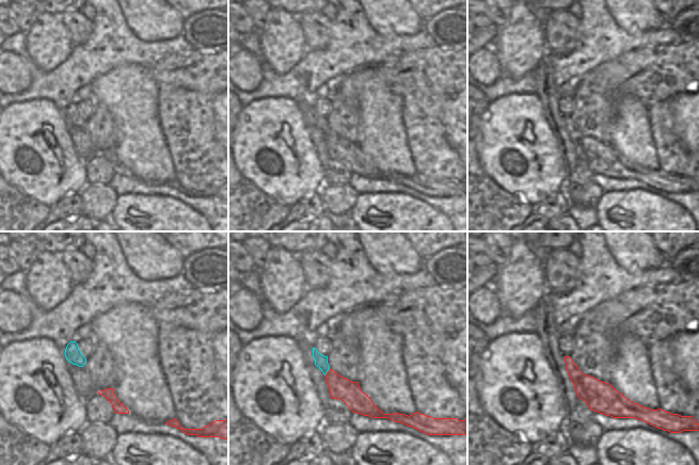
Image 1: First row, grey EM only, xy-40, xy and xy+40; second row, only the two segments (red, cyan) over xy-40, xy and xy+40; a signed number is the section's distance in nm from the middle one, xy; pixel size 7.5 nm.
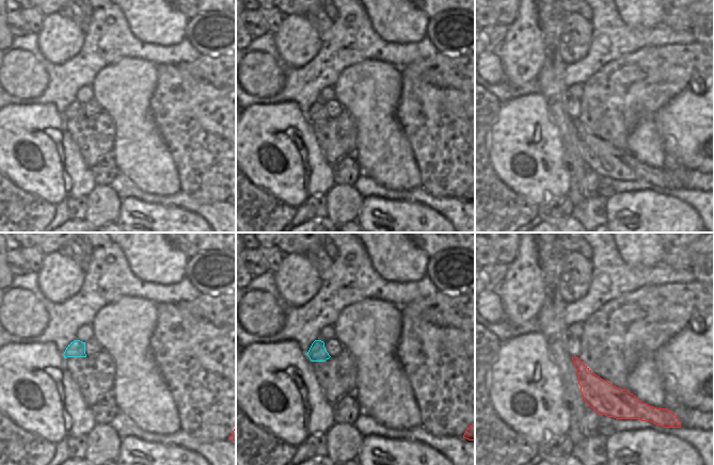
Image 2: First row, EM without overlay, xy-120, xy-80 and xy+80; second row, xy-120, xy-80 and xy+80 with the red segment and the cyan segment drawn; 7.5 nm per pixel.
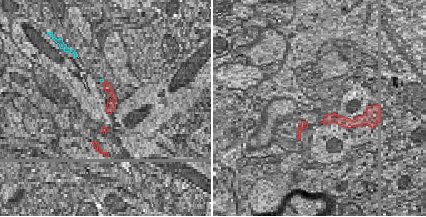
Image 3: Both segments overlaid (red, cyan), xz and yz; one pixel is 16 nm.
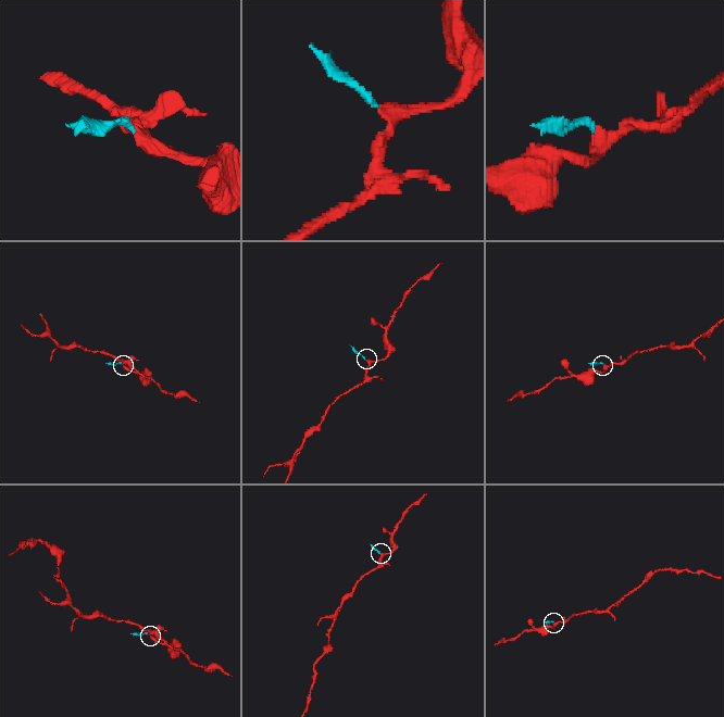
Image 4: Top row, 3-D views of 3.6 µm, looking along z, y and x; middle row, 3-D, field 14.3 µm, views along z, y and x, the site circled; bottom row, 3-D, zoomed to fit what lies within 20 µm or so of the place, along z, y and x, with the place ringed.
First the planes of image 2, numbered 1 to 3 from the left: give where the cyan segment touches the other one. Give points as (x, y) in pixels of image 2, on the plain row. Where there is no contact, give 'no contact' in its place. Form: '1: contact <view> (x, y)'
1: no contact
2: no contact
3: no contact

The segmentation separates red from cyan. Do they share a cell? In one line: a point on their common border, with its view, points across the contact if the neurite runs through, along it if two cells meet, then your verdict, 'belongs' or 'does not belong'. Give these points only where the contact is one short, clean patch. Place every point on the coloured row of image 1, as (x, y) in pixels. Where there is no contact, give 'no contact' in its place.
contact xy (327, 372); way xy (350, 393), (344, 389), (327, 372), (320, 361); belongs

